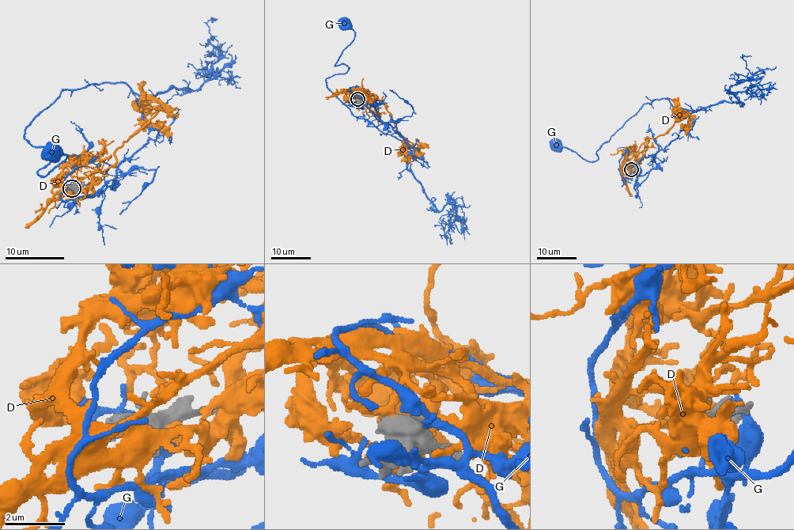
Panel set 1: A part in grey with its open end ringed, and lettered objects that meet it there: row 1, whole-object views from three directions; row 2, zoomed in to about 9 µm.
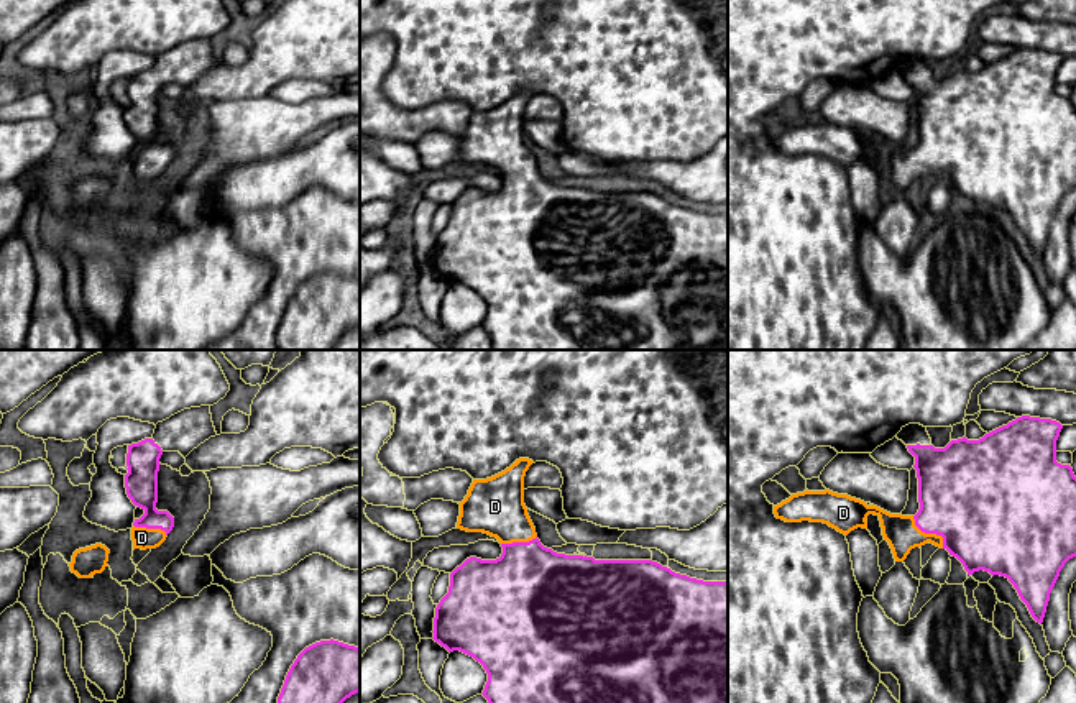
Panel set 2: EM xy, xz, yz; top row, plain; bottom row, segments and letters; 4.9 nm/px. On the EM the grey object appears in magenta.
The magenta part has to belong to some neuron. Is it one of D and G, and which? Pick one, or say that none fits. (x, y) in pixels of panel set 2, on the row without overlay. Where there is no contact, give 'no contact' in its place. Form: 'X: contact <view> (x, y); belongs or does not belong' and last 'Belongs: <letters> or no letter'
D: contact yz (930, 165); belongs
G: no contact; does not belong
Belongs: D

